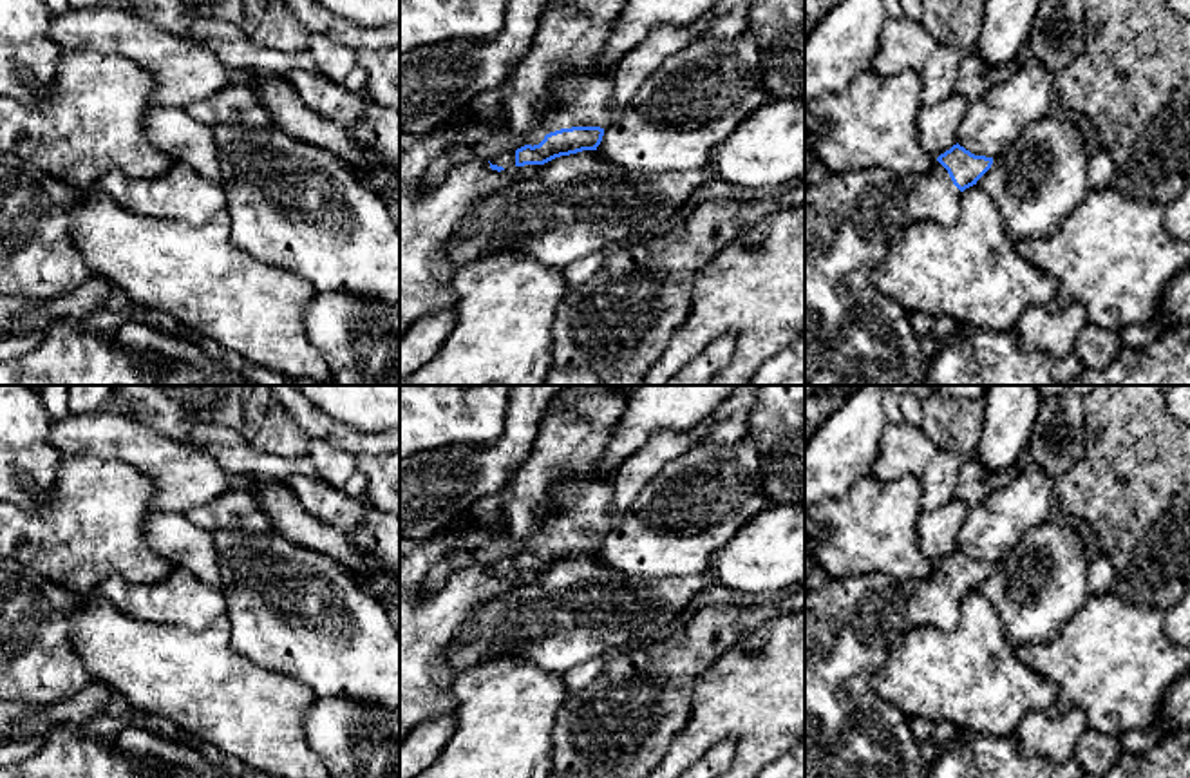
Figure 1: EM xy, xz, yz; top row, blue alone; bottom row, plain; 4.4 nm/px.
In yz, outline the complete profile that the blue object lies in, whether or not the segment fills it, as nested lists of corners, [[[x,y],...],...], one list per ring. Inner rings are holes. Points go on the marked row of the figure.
[[[957,143],[924,174],[870,168],[805,183],[805,385],[924,385],[930,358],[910,315],[874,286],[872,273],[910,224],[926,219],[951,224],[960,213],[962,192],[977,185],[991,165],[993,157],[975,156]]]

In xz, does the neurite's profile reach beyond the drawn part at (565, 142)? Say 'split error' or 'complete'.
split error

